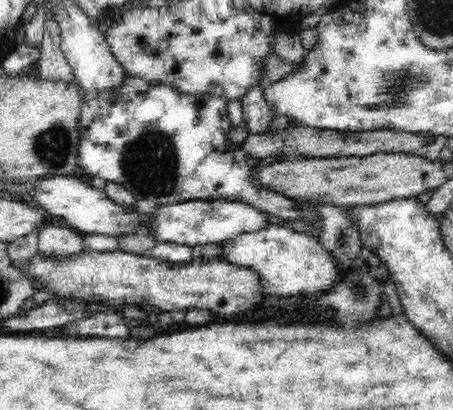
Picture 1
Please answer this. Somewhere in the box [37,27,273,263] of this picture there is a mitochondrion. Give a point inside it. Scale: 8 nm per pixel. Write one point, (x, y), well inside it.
(149, 163)

